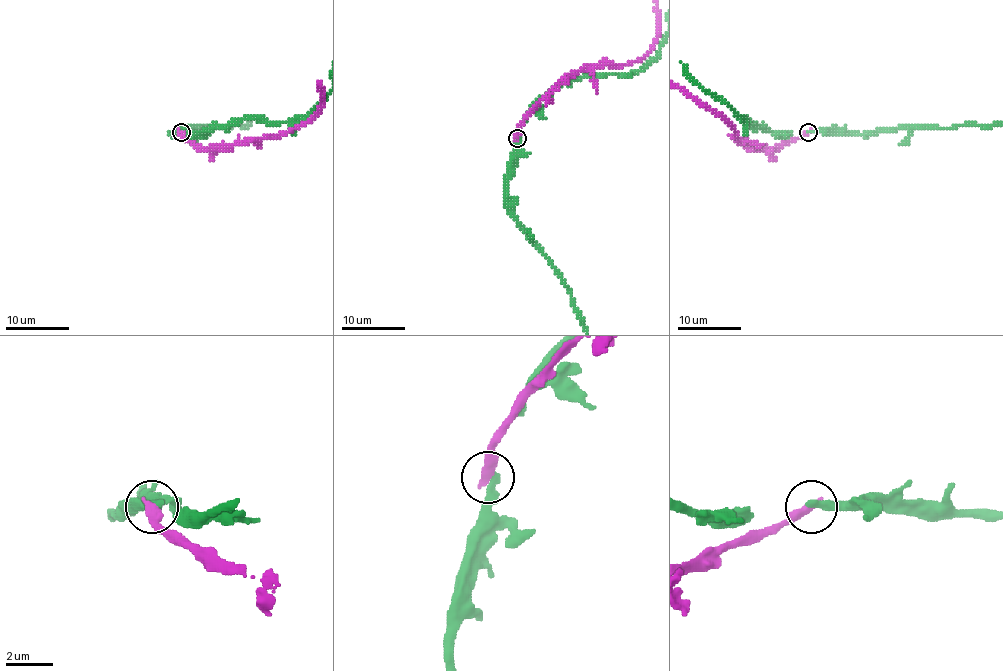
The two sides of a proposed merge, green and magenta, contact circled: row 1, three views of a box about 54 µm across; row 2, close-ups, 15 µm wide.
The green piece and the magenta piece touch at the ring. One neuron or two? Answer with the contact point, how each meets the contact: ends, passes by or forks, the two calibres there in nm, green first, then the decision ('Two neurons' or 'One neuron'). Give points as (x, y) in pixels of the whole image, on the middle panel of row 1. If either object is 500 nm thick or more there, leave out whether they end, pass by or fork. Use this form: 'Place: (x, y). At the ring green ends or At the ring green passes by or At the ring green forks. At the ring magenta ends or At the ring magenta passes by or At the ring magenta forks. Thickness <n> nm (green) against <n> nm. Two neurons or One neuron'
Place: (517, 138). At the ring green ends. At the ring magenta ends. Thickness 380 nm (green) against 400 nm. Two neurons

